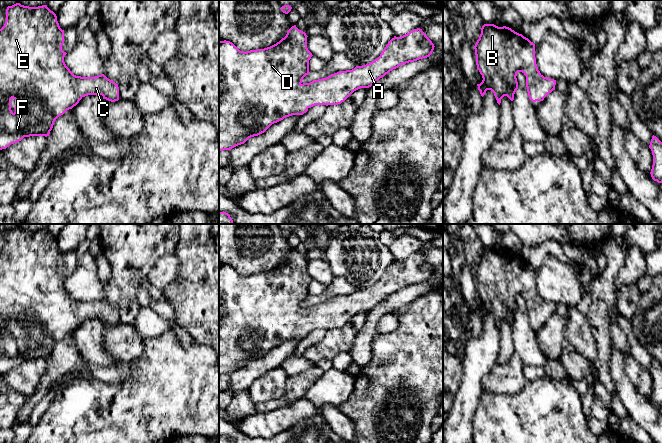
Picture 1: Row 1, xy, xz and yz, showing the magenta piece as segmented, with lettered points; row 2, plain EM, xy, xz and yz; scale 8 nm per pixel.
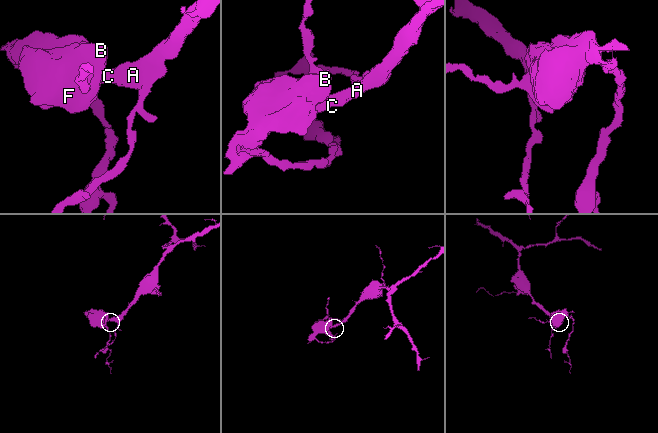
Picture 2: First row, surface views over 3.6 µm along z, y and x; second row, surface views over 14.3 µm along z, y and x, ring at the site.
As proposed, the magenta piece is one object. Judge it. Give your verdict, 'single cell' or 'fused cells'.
single cell

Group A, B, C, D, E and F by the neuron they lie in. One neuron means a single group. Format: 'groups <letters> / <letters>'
groups A B C D E F

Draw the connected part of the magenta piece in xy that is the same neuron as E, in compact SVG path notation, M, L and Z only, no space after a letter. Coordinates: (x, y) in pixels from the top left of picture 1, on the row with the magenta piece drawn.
M16 3L8 6L6 9L6 21L4 26L0 29L0 150L6 149L11 144L21 141L24 137L30 136L49 136L53 128L55 120L63 115L67 110L76 106L79 101L88 95L103 96L111 102L119 100L119 87L114 81L108 79L104 74L94 77L81 77L74 75L64 62L64 57L67 54L62 50L64 44L64 30L62 30L57 21L56 14L51 11L47 5L38 7L29 7Z

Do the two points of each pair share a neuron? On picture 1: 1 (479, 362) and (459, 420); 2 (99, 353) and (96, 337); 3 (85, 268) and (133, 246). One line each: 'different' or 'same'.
1: same
2: same
3: different

